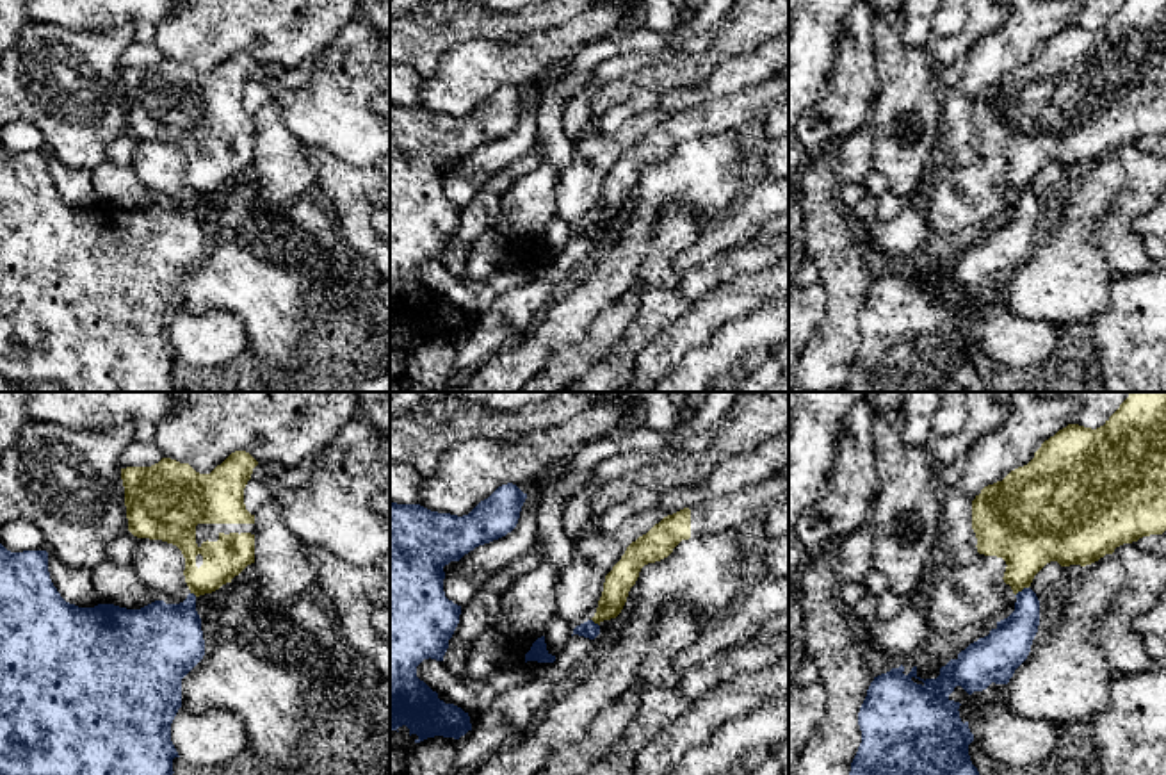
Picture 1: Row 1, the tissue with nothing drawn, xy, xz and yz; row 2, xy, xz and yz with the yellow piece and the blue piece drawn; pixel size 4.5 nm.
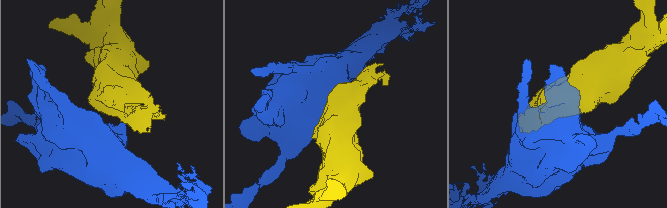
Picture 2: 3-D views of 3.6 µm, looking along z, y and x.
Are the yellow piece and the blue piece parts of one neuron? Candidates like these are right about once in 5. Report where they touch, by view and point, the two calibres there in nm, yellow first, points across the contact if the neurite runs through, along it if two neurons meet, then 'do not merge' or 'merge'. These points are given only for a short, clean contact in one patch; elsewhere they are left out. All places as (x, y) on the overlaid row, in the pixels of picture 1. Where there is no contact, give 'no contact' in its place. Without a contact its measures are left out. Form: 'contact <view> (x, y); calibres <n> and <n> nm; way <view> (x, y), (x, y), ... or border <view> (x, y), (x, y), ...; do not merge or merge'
contact yz (1020, 590); calibres 300 and 190 nm; border yz (1028, 587), (1015, 595); do not merge

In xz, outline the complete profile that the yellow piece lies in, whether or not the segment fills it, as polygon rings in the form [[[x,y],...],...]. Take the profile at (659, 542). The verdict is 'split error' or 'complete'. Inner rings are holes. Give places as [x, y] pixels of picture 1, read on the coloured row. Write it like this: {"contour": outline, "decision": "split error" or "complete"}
{"contour": [[[684,508],[673,515],[664,517],[646,534],[632,542],[621,559],[605,575],[603,591],[598,600],[595,624],[616,618],[636,584],[644,565],[668,558],[673,549],[691,538],[691,510]]], "decision": "complete"}

